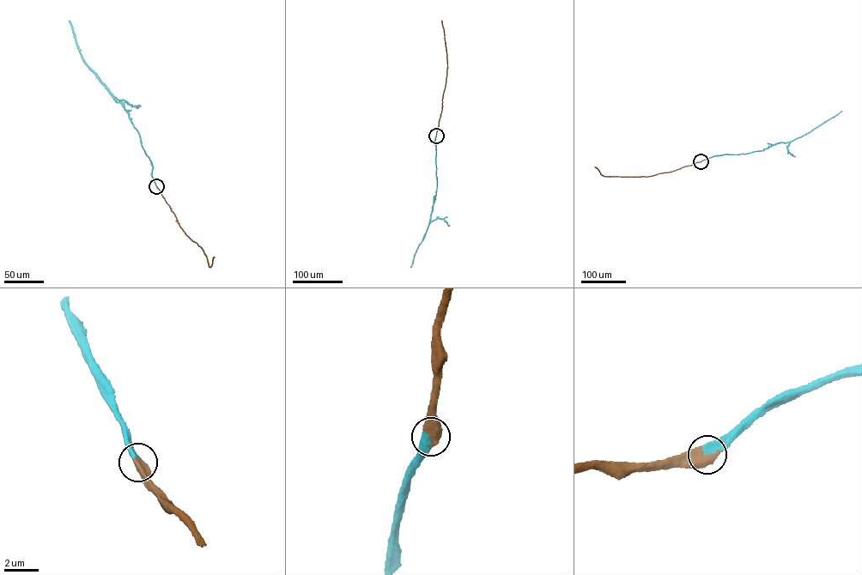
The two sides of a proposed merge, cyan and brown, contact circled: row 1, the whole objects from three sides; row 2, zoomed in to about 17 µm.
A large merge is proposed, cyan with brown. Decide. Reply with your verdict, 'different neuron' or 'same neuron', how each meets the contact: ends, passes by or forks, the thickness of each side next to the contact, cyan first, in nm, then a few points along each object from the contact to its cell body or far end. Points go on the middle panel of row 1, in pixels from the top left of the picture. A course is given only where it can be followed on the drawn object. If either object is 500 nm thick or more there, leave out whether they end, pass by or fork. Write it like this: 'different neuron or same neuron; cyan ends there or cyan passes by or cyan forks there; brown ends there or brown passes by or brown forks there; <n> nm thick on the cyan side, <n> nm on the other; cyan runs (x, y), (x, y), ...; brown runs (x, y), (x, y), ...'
same neuron; 480 nm thick on the cyan side, 650 nm on the other; cyan runs (436, 136), (436, 196), (426, 233), (410, 267); brown runs (436, 136), (447, 69), (441, 20)

